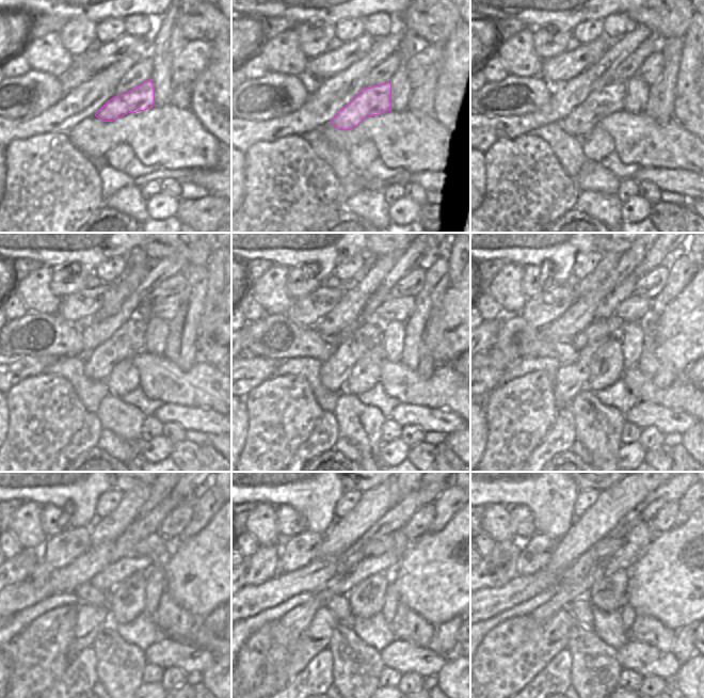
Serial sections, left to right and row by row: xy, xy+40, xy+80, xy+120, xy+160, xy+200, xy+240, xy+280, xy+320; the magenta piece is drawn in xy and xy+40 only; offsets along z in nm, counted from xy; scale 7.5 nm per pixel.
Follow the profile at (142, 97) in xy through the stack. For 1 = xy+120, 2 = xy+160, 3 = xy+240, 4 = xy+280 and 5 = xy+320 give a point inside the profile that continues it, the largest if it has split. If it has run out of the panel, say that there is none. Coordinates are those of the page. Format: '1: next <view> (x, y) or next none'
1: next xy+120 (130, 339)
2: next xy+160 (334, 373)
3: next xy+240 (91, 619)
4: next xy+280 (316, 638)
5: next xy+320 (510, 655)

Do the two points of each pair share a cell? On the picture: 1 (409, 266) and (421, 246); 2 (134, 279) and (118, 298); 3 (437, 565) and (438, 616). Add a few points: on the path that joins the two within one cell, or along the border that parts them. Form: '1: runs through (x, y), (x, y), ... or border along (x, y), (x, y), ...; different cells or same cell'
1: runs through (411, 260), (420, 251); same cell
2: runs through (130, 283), (120, 294); same cell
3: runs through (438, 577), (438, 603); same cell

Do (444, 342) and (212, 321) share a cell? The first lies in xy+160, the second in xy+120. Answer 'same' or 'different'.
same

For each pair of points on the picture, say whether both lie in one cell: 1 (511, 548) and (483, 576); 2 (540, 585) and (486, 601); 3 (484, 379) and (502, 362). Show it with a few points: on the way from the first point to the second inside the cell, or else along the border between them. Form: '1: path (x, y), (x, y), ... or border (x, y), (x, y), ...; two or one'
1: path (504, 555), (488, 569); one
2: path (527, 587), (521, 588), (499, 600); one
3: border (481, 367), (494, 367), (502, 371); two

